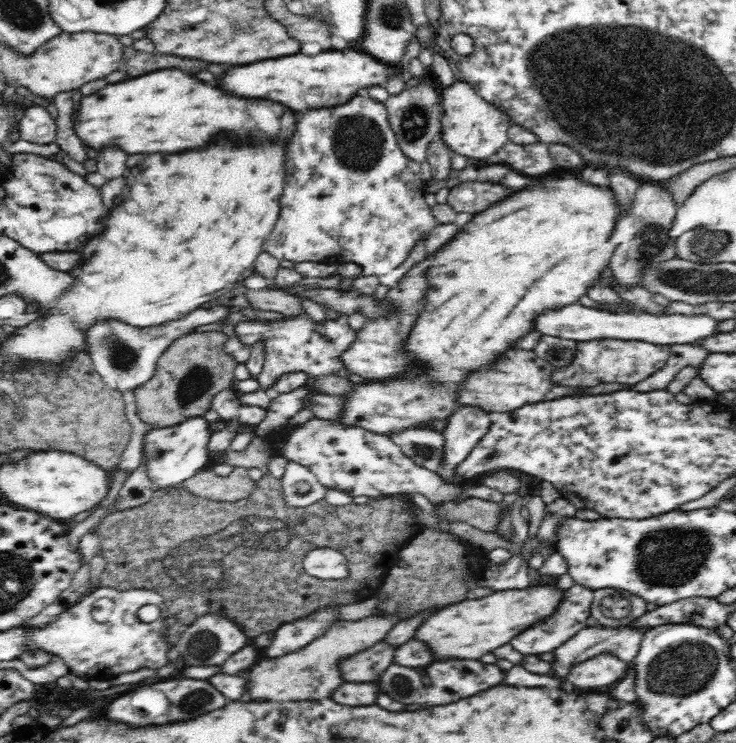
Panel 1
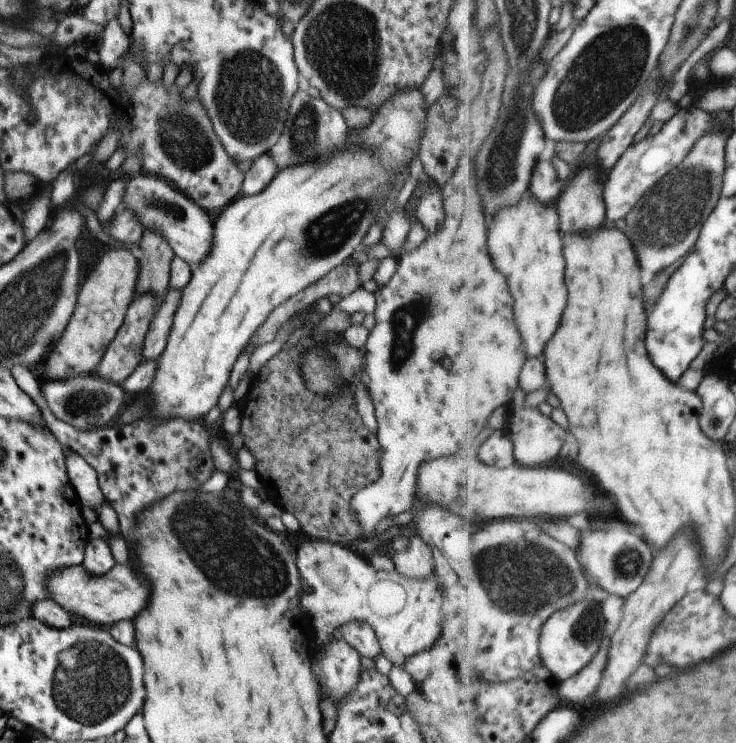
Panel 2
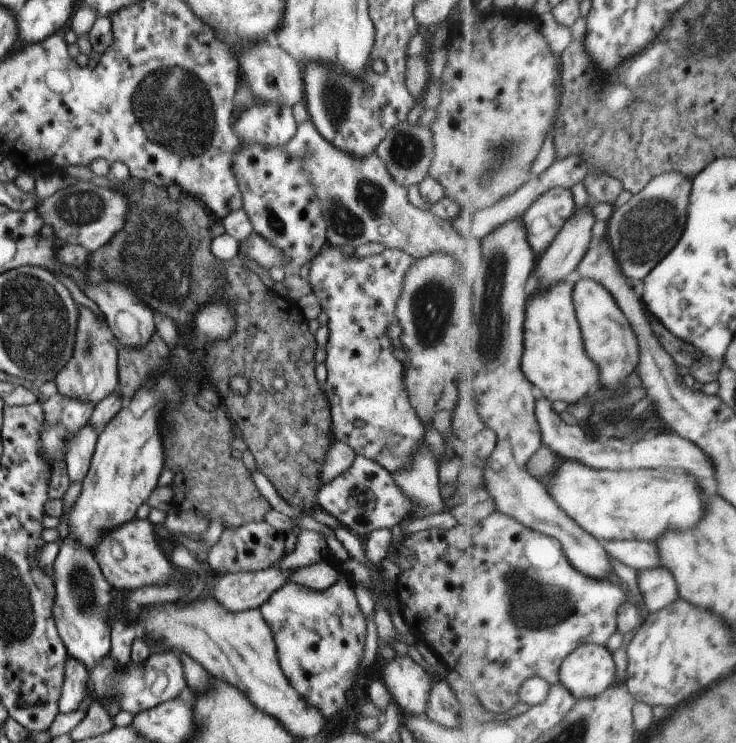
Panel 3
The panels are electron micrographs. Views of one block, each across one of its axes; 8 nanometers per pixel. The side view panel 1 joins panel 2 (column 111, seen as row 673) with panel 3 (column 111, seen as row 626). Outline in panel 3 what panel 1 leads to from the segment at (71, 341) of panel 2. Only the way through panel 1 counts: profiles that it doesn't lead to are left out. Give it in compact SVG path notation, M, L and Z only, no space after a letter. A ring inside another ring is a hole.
M78 304L78 318L75 343L70 360L55 378L58 392L65 397L90 401L96 404L112 394L119 386L119 340L113 335L109 324L102 315Z

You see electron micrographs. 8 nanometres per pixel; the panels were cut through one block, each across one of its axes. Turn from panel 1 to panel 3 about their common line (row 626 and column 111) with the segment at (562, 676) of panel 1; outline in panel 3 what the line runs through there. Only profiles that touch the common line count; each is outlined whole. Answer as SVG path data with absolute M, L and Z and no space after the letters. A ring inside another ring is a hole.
M70 533L59 547L59 552L53 564L53 581L56 587L54 620L58 626L60 638L64 640L64 646L69 655L74 655L82 664L87 666L87 670L95 667L95 664L103 659L108 650L110 650L110 622L108 622L108 606L112 604L112 586L104 580L100 566L94 558L94 554L86 548L86 545L80 544L80 541Z

